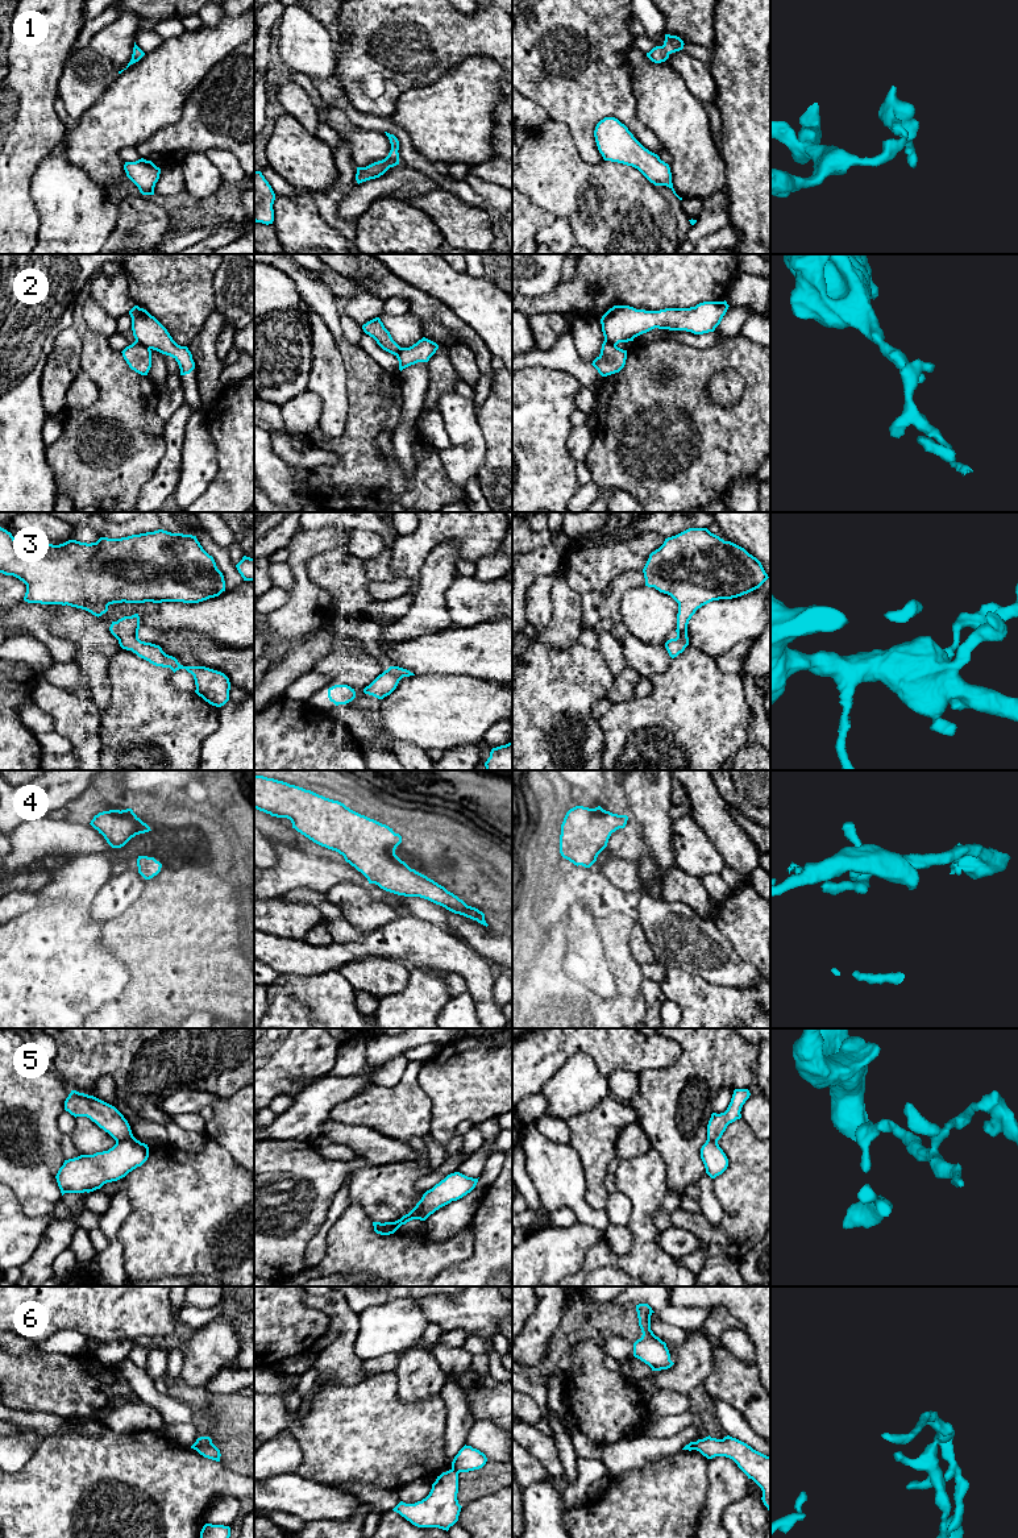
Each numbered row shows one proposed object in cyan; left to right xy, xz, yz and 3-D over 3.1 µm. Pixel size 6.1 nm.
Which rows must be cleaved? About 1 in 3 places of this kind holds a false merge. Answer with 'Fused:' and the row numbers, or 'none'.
Fused: 2, 5, 6

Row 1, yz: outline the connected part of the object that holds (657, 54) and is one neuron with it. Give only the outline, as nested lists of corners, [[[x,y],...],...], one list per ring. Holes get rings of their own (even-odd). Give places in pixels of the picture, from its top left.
[[[665,34],[665,41],[662,46],[653,47],[647,57],[655,62],[665,62],[672,53],[680,51],[683,49],[683,41],[677,36]]]

